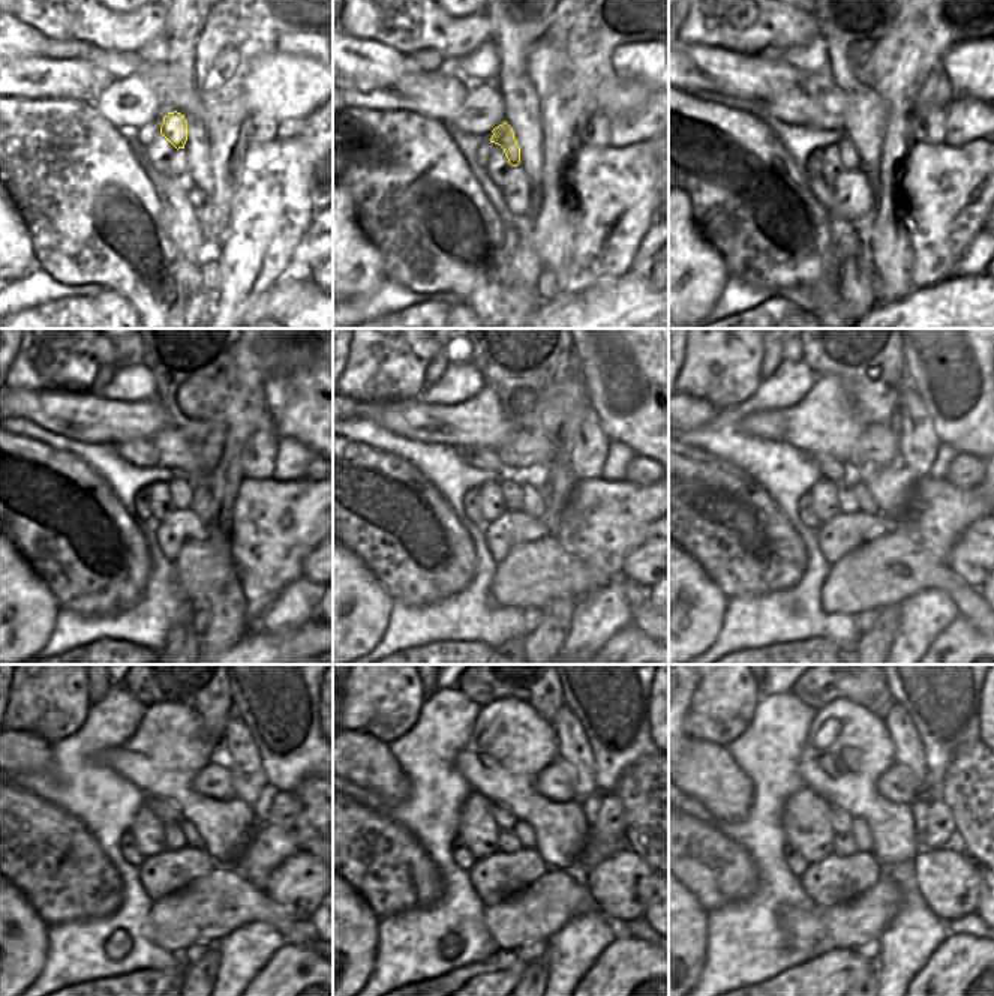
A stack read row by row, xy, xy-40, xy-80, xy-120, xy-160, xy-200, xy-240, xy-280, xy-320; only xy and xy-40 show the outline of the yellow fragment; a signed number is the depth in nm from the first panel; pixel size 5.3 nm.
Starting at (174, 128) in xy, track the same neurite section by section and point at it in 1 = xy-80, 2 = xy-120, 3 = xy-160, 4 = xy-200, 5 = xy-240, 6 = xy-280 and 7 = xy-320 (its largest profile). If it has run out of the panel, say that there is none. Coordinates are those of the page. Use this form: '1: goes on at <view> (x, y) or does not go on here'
1: goes on at xy-80 (847, 152)
2: goes on at xy-120 (180, 488)
3: goes on at xy-160 (511, 485)
4: goes on at xy-200 (847, 504)
5: goes on at xy-240 (173, 836)
6: goes on at xy-280 (508, 843)
7: goes on at xy-320 (843, 845)

